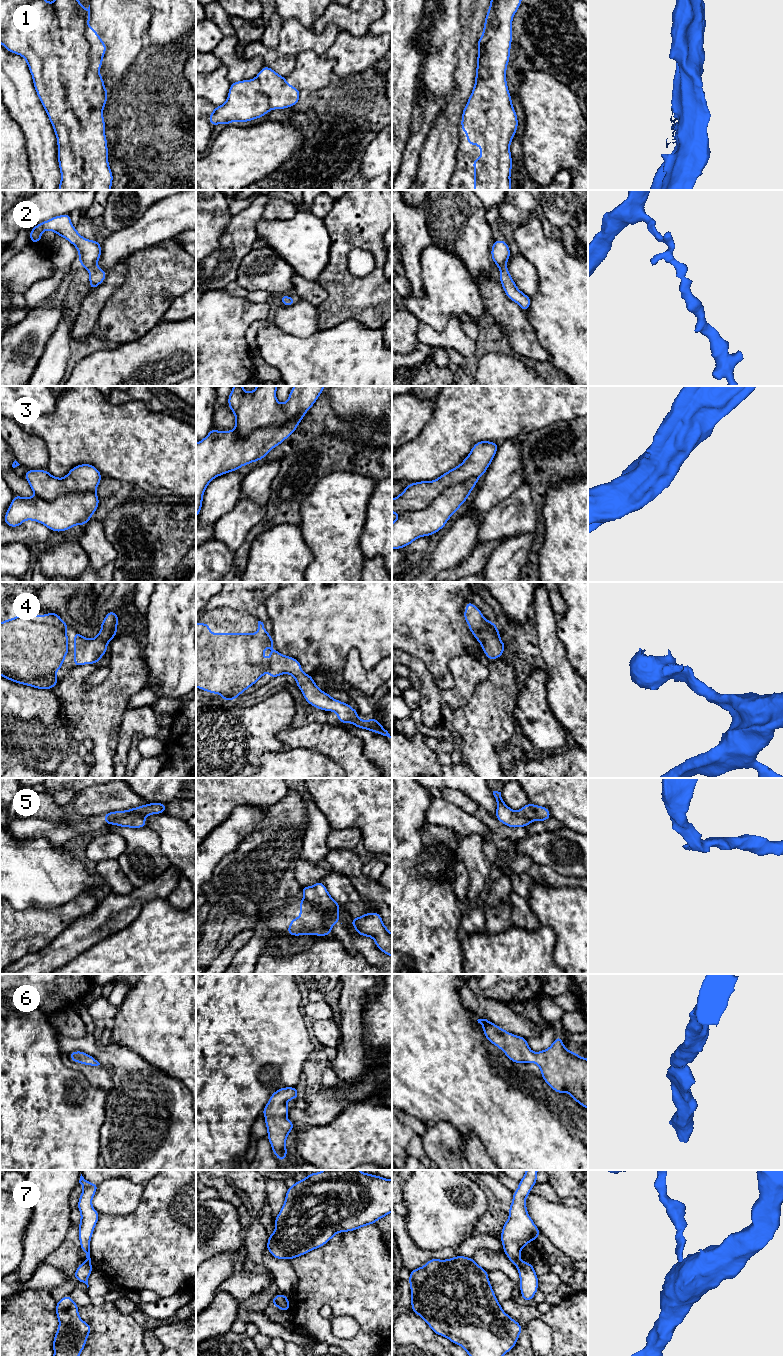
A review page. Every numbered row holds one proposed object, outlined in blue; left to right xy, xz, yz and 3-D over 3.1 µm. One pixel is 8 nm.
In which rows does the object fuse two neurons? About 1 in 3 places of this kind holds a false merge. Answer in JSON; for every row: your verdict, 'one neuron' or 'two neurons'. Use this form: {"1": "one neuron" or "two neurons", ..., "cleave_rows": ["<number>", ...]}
{"1": "two neurons", "2": "one neuron", "3": "two neurons", "4": "one neuron", "5": "two neurons", "6": "one neuron", "7": "two neurons", "cleave_rows": ["1", "3", "5", "7"]}

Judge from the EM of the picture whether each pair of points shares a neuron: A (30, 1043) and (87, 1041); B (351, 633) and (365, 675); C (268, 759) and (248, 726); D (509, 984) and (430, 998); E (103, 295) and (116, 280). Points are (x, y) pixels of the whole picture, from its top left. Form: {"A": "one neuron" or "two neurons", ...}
{"A": "two neurons", "B": "two neurons", "C": "two neurons", "D": "two neurons", "E": "one neuron"}

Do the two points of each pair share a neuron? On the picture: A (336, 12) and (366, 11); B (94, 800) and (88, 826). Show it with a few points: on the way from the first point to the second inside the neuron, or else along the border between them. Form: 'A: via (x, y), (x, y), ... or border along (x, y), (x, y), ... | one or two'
A: via (343, 15), (359, 15) | one
B: border along (90, 816), (78, 818) | two

